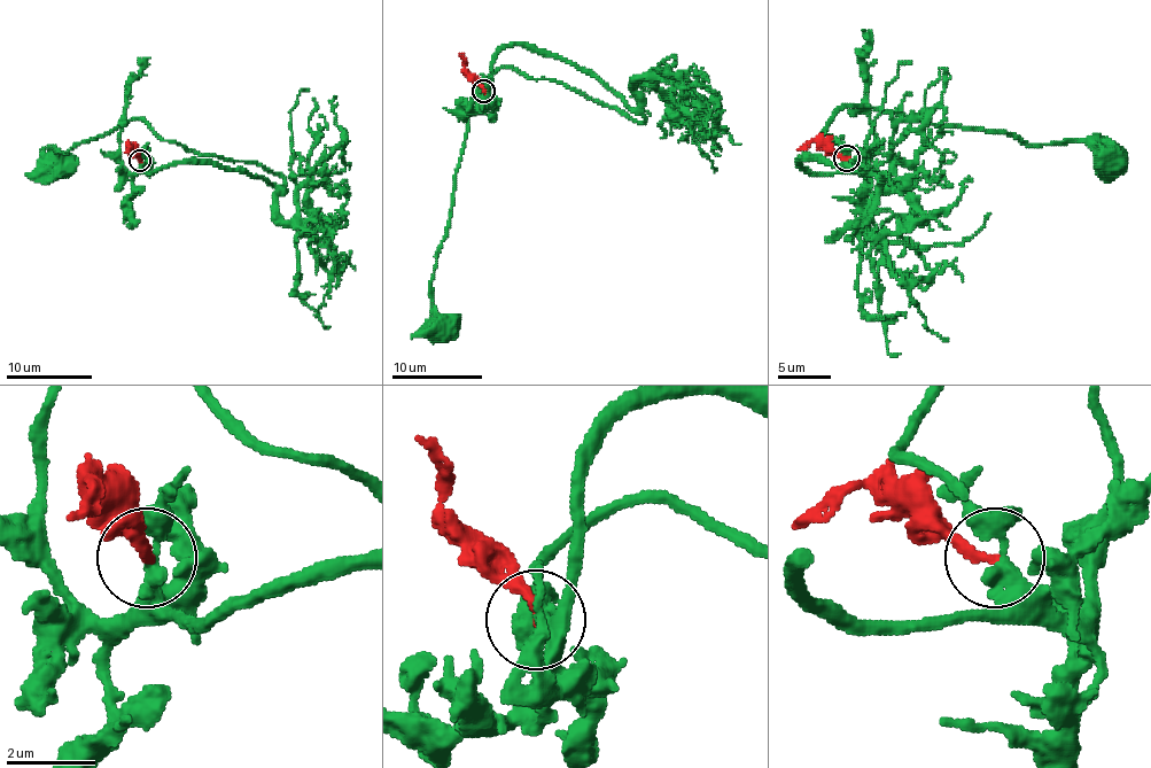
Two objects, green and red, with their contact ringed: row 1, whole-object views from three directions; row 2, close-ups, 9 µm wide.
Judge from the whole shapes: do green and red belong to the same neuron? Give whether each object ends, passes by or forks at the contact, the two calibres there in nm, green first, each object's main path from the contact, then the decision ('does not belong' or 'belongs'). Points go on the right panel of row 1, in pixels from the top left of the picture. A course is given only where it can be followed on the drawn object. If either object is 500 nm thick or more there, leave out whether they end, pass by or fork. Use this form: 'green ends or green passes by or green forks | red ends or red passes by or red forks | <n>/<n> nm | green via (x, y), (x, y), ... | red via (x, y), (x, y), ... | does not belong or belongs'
green passes by | red ends | 320/240 nm | green via (847, 157), (800, 161), (916, 176), (823, 130), (871, 107), (1110, 157) | red via (847, 157), (839, 157), (815, 141), (807, 141), (798, 149) | belongs

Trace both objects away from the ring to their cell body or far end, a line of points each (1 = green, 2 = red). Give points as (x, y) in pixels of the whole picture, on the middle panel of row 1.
1: (484, 92), (492, 60), (533, 45), (590, 69), (644, 122), (510, 68), (480, 86), (432, 281), (441, 327)
2: (483, 92), (483, 85), (465, 67), (459, 53)

